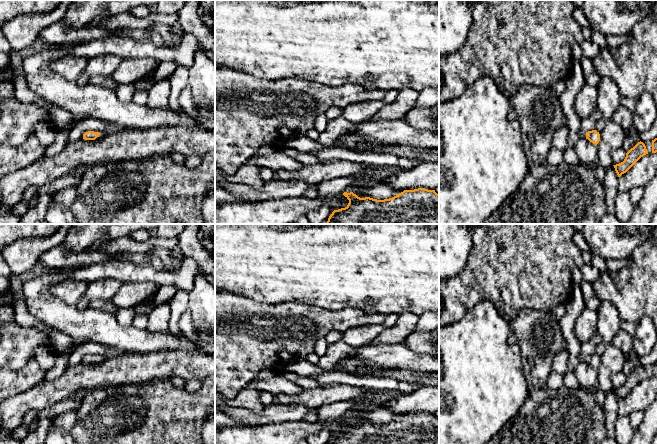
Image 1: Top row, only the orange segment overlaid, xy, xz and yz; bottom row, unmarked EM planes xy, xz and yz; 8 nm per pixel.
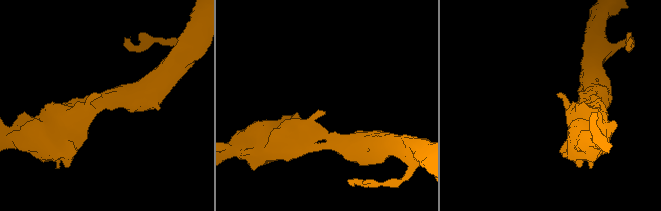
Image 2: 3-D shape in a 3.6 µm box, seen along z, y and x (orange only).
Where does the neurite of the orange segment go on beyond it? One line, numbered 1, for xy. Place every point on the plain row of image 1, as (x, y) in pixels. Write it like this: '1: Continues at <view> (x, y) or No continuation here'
1: Continues at xy (102, 358)

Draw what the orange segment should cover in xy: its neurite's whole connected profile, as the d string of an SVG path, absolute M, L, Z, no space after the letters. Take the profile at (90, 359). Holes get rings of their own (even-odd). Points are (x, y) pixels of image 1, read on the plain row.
M88 355L83 358L83 363L85 364L95 364L95 363L102 363L106 360L107 358L105 356L101 355Z

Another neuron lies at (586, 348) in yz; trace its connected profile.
M583 342L580 345L580 355L581 357L592 355L596 353L596 345L592 342Z

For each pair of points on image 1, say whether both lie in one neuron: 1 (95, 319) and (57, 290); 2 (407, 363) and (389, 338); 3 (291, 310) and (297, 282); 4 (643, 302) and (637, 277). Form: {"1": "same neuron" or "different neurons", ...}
{"1": "different neurons", "2": "different neurons", "3": "different neurons", "4": "same neuron"}

